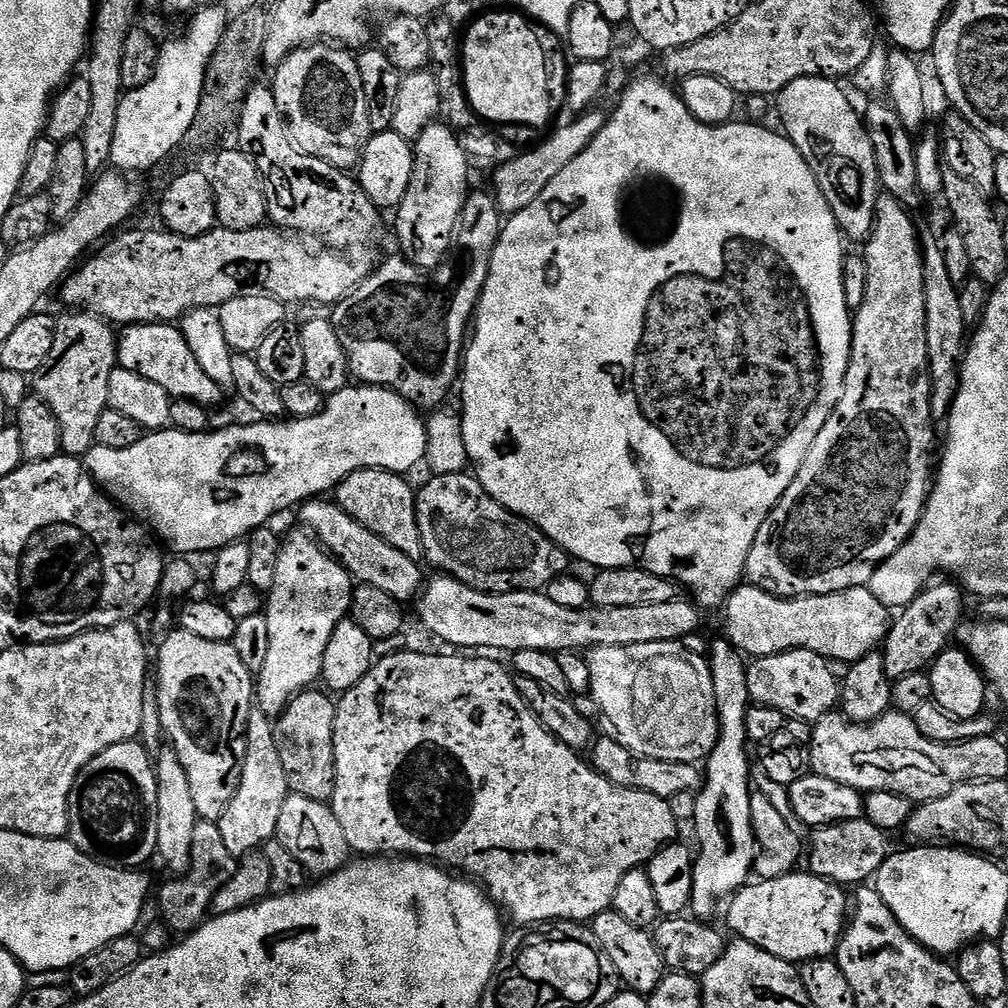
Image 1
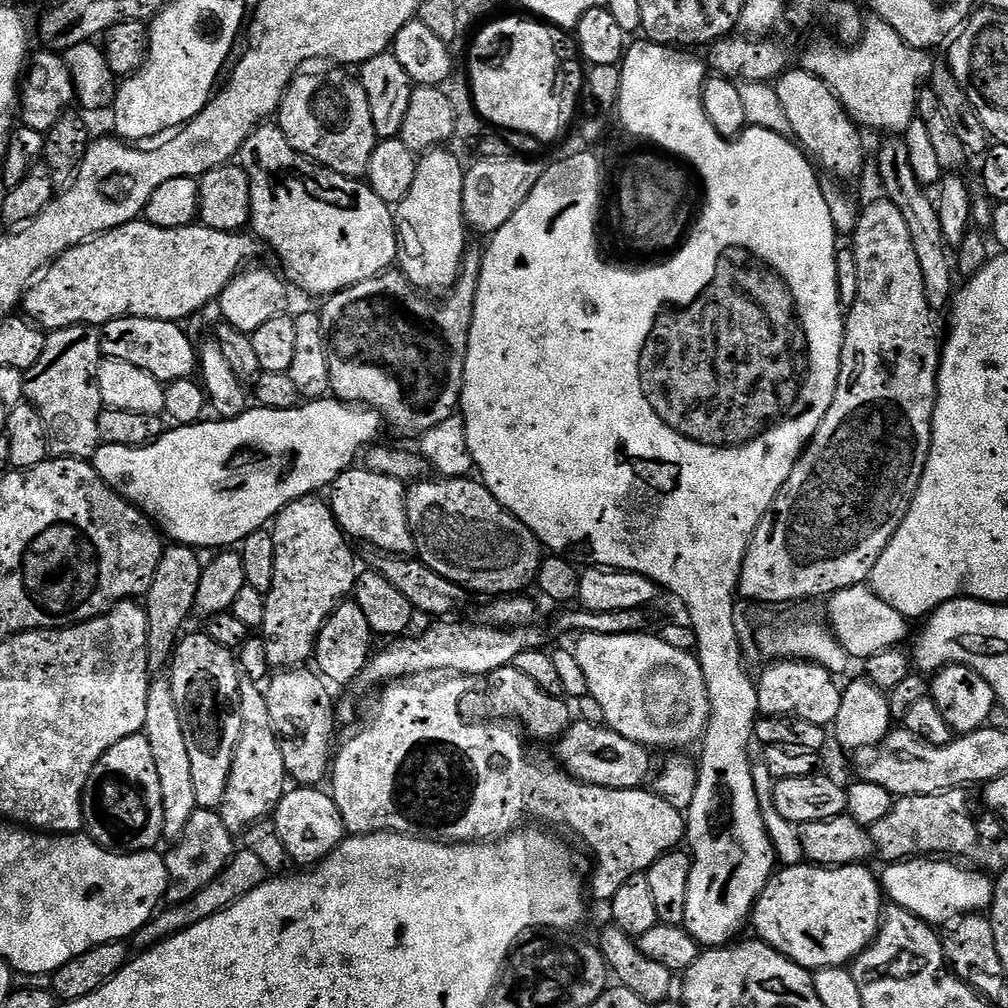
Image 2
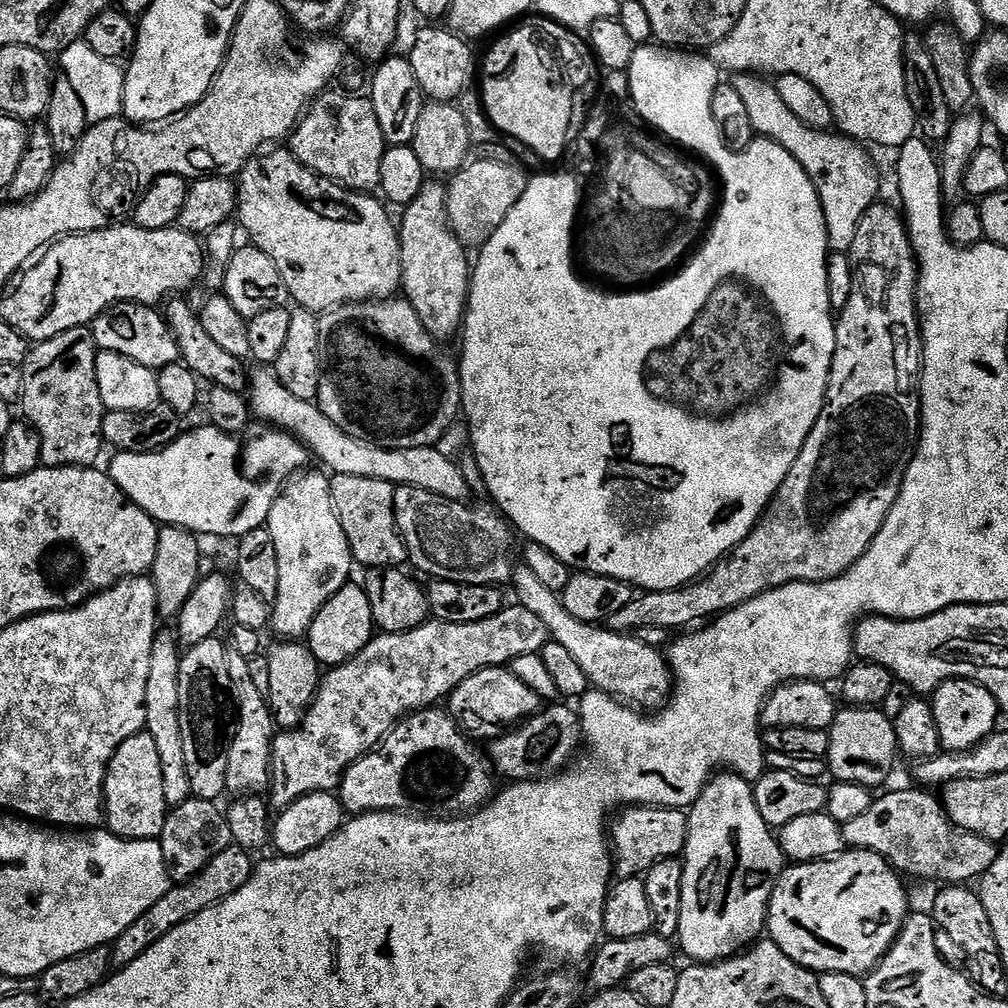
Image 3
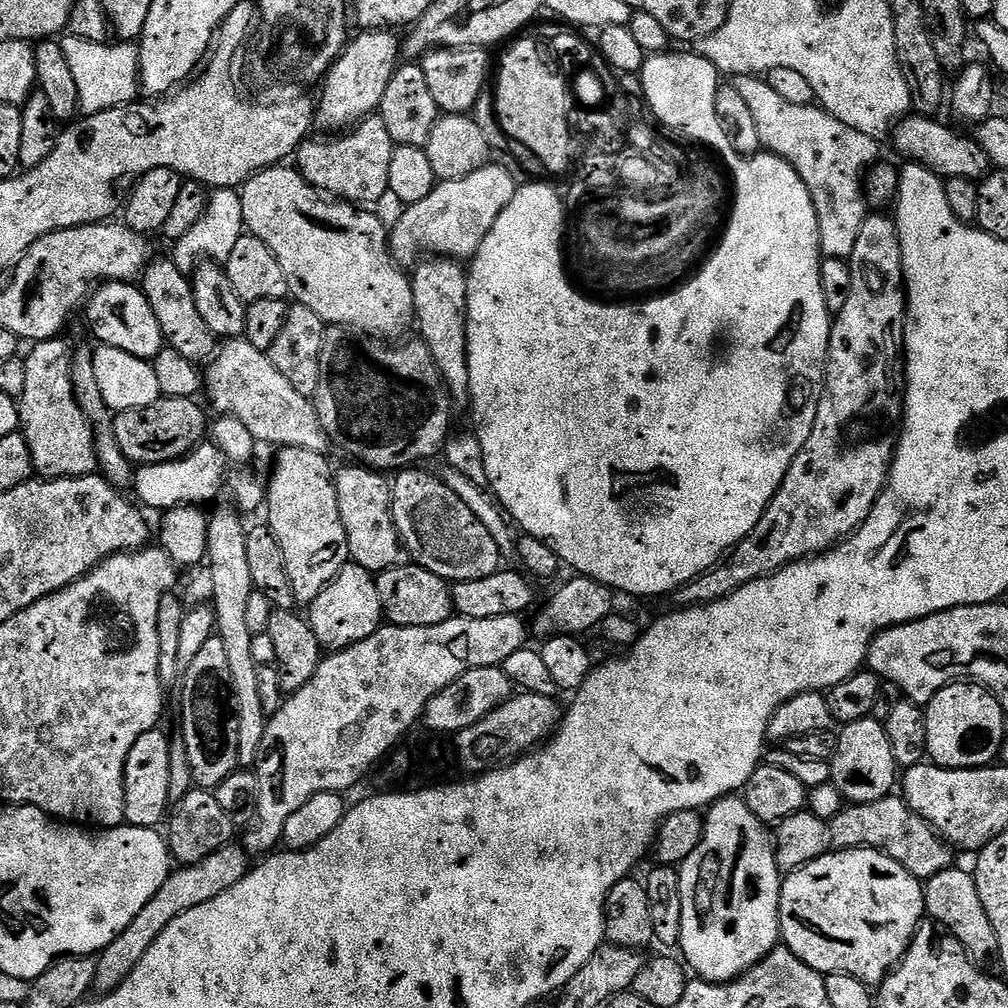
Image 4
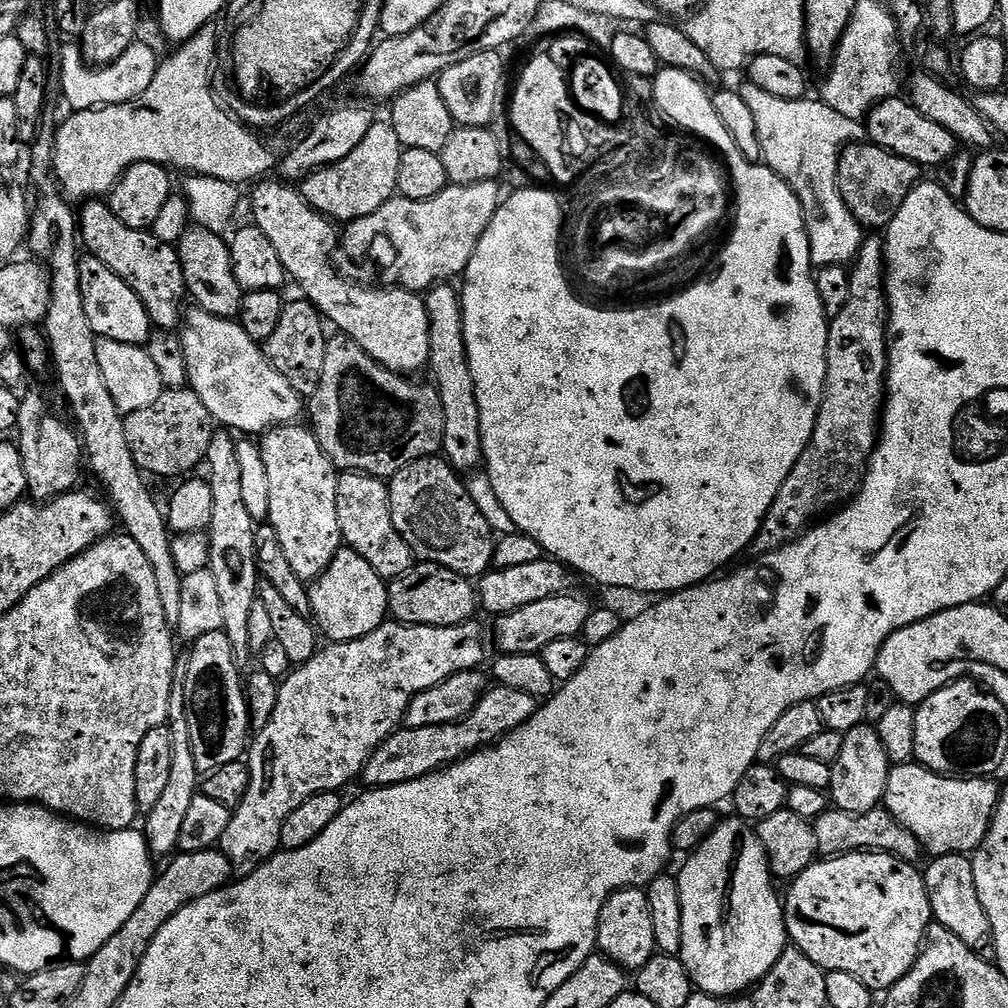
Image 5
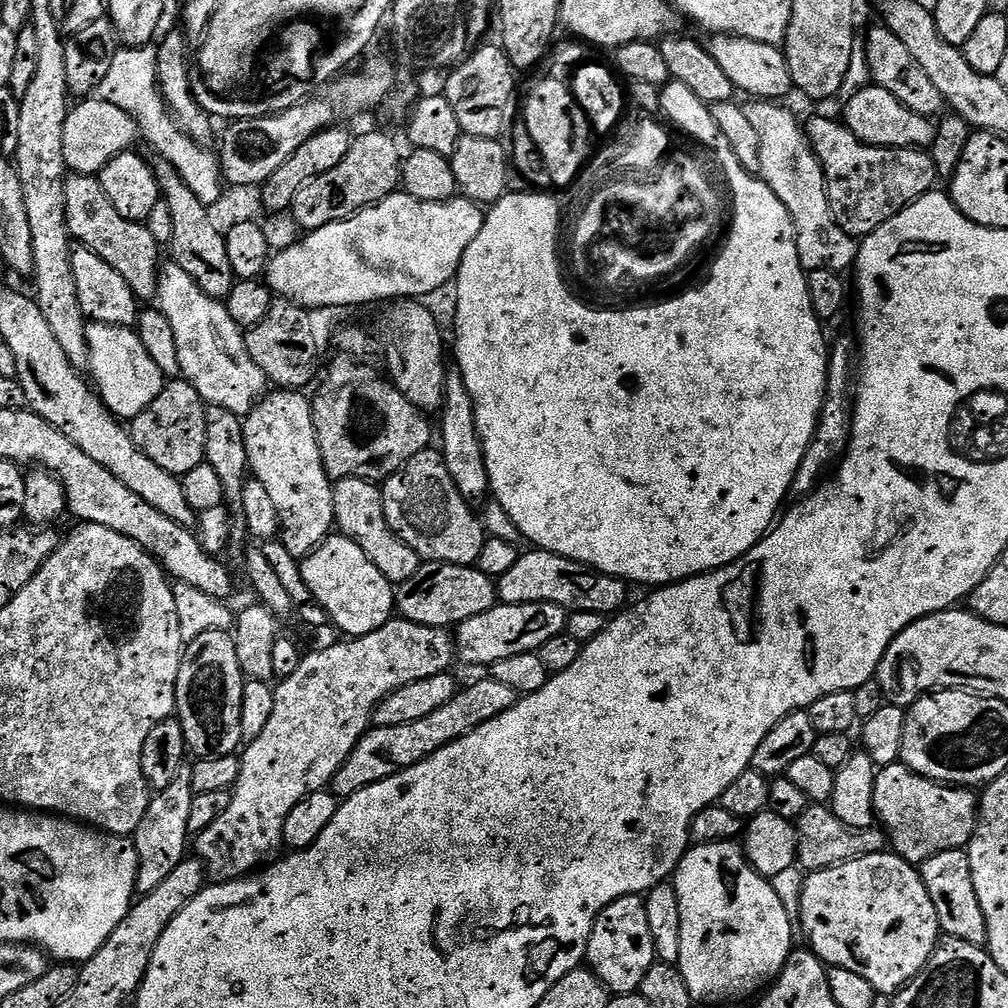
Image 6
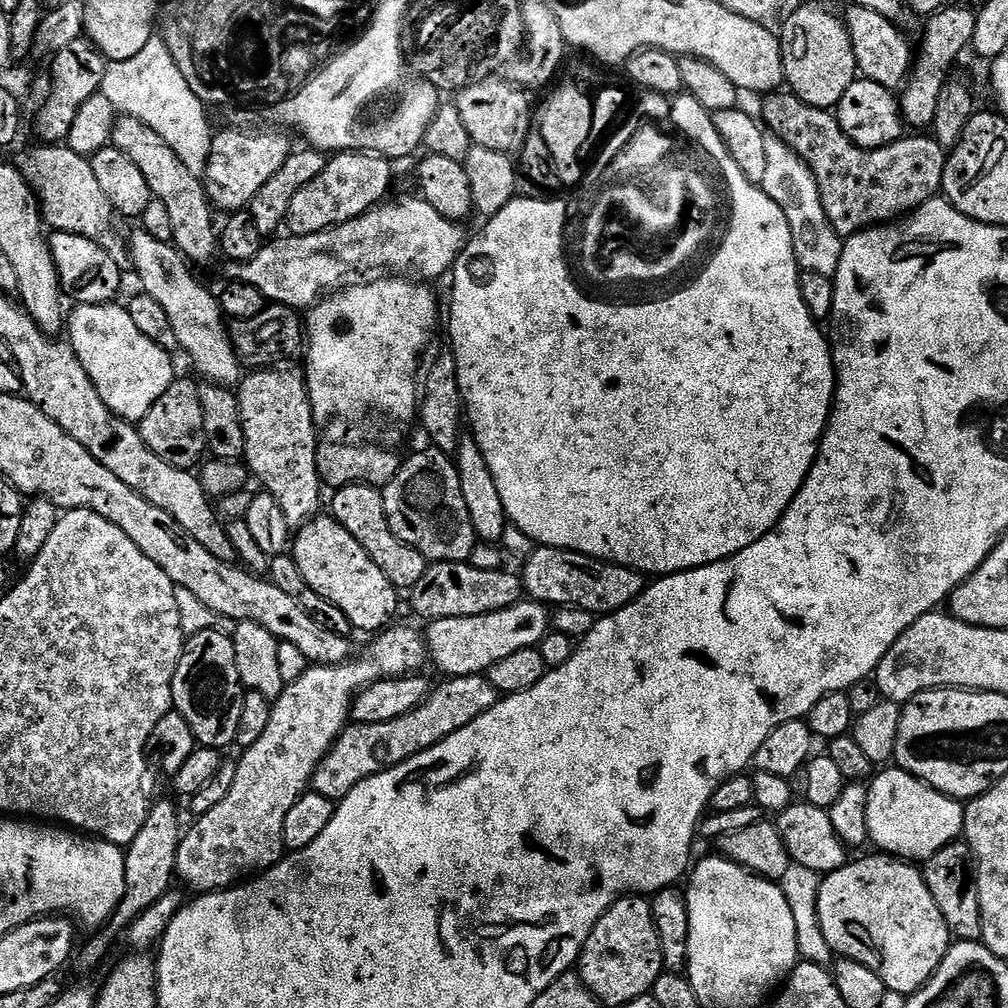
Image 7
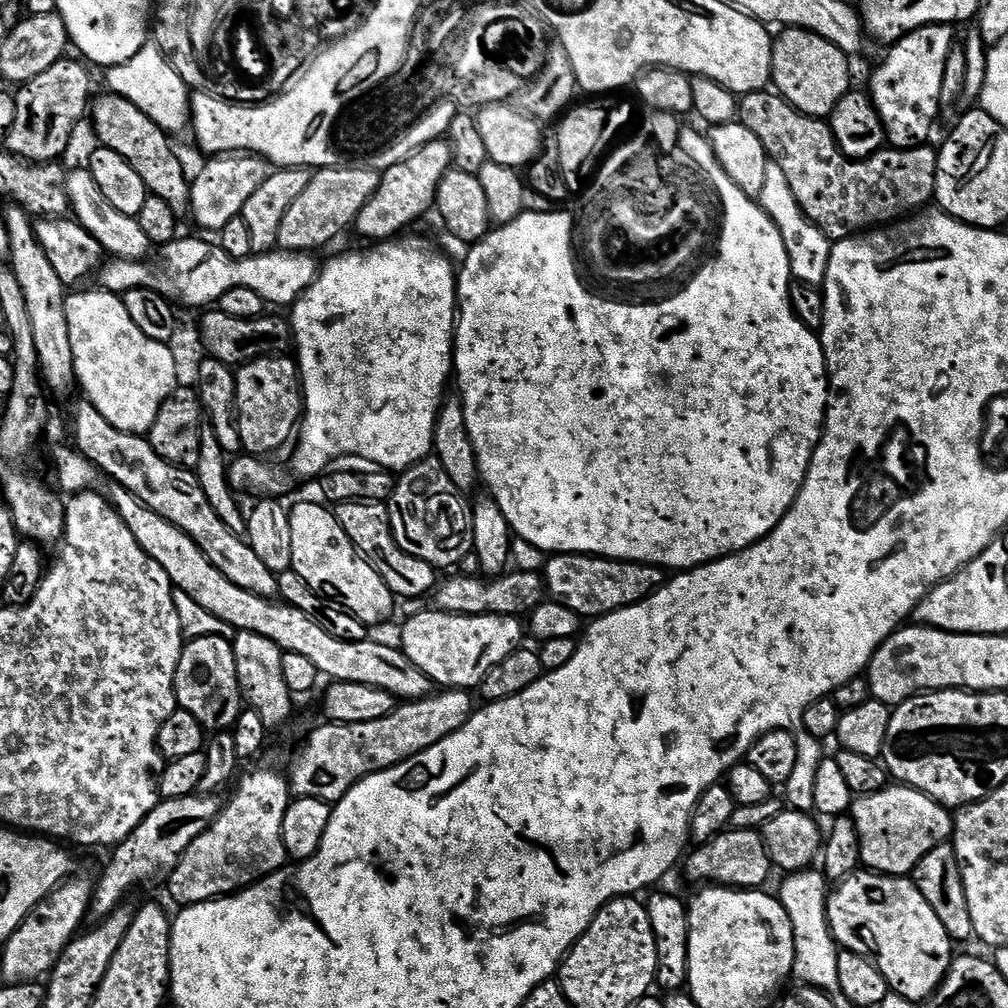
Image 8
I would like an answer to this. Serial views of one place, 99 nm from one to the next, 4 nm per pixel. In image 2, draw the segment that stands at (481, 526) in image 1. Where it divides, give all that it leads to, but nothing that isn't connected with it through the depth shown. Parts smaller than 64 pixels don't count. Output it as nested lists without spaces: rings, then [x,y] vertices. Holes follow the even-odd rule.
[[[426,479],[413,483],[406,494],[406,514],[420,561],[430,566],[434,574],[462,585],[472,594],[485,592],[492,596],[488,598],[508,598],[523,593],[523,588],[531,589],[546,555],[540,539],[513,512],[506,511],[479,479]]]

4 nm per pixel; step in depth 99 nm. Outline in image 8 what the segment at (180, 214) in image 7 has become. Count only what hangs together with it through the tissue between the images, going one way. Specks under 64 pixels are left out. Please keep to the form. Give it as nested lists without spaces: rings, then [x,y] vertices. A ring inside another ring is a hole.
[[[105,91],[104,96],[97,95],[90,104],[90,120],[96,127],[96,136],[103,147],[114,150],[138,170],[142,182],[146,182],[151,195],[169,202],[176,200],[187,201],[190,196],[190,176],[184,173],[184,164],[176,157],[172,144],[168,141],[169,133],[158,127],[138,106],[121,96],[116,96],[110,91]]]

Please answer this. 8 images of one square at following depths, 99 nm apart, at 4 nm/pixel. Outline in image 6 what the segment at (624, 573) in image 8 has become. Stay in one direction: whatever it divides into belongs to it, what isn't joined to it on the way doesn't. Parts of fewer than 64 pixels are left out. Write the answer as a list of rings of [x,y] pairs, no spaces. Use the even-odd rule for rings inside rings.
[[[528,550],[525,556],[515,557],[510,570],[498,578],[498,600],[501,604],[557,604],[569,613],[594,611],[615,614],[629,603],[629,585],[617,576],[602,574],[596,568],[553,552]]]

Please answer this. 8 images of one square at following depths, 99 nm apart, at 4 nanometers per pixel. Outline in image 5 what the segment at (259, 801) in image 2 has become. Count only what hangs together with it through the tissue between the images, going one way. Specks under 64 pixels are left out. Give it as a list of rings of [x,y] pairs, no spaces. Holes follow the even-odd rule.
[[[217,430],[212,436],[206,461],[206,479],[210,494],[214,494],[214,514],[210,517],[210,539],[207,569],[214,576],[219,599],[222,602],[224,627],[222,631],[234,646],[237,661],[244,662],[253,655],[250,646],[250,610],[258,599],[261,574],[256,557],[257,521],[250,518],[242,499],[242,466],[238,462],[237,437],[228,430]]]

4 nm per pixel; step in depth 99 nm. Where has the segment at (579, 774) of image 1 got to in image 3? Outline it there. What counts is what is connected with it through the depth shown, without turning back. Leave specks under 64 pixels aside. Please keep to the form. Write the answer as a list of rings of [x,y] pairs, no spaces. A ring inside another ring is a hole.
[[[433,706],[405,716],[380,741],[380,747],[373,748],[344,771],[338,795],[345,813],[402,812],[419,814],[425,818],[455,818],[484,807],[494,795],[494,769],[485,753],[481,749],[479,752],[471,743],[475,744],[460,731],[443,707]],[[629,806],[615,820],[616,825],[613,828],[611,825],[610,828],[610,847],[614,853],[614,872],[619,879],[643,877],[658,862],[677,859],[686,846],[687,811],[678,808]]]

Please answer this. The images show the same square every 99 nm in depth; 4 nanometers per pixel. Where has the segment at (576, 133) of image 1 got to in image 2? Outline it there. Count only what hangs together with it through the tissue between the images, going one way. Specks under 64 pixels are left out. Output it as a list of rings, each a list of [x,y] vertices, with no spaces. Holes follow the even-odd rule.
[[[513,154],[508,158],[477,159],[477,164],[467,169],[464,173],[464,222],[469,229],[477,228],[480,232],[491,234],[497,232],[530,198],[530,190],[538,186],[541,165],[531,164],[523,160],[519,154]]]

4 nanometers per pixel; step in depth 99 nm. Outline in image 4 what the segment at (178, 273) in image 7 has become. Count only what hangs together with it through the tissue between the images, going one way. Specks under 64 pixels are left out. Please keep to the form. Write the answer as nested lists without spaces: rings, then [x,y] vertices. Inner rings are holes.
[[[237,338],[225,341],[216,356],[207,365],[204,390],[221,415],[238,418],[257,443],[276,444],[275,447],[304,448],[325,453],[330,441],[318,418],[316,405],[307,396],[299,394],[270,362],[267,353]]]

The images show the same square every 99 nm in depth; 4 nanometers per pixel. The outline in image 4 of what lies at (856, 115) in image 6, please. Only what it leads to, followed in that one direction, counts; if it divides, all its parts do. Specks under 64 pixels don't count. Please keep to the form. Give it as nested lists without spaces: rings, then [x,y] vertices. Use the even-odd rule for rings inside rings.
[[[909,114],[892,129],[890,140],[896,143],[896,148],[905,156],[905,161],[921,164],[944,180],[966,178],[979,182],[989,175],[988,155],[986,150],[982,150],[982,146],[978,146],[976,139],[971,135],[963,136],[962,133],[955,132],[938,121],[939,119],[931,116]]]

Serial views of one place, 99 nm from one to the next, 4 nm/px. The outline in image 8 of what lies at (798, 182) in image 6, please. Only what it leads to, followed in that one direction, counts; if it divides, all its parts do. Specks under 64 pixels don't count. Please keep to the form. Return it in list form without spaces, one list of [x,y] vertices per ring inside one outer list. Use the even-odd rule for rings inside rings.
[[[771,162],[766,166],[766,182],[762,182],[762,194],[758,197],[758,203],[772,219],[774,226],[778,226],[778,234],[782,234],[782,242],[790,258],[793,281],[801,285],[823,285],[826,270],[830,266],[833,241],[828,239],[820,227],[808,221],[798,206],[798,198],[794,198],[794,190],[790,190],[790,182],[786,182],[786,174],[782,174],[782,166]]]

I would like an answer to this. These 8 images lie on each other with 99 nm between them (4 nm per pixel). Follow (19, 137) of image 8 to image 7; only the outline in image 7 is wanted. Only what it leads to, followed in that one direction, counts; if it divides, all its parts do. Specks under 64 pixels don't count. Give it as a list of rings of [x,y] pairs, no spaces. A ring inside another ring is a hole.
[[[84,38],[70,42],[70,46],[59,49],[54,59],[56,65],[53,66],[53,73],[50,74],[48,99],[39,105],[40,121],[36,124],[41,138],[44,139],[41,141],[52,146],[67,141],[82,106],[86,106],[89,98],[101,91],[106,71],[105,57],[99,55],[97,49]]]

